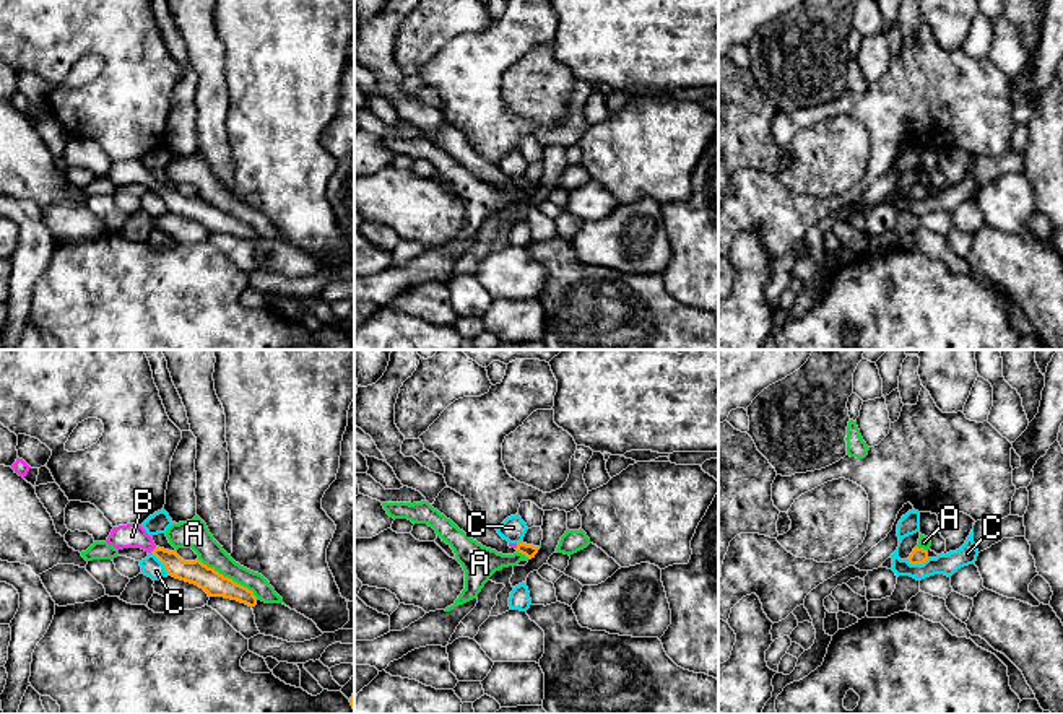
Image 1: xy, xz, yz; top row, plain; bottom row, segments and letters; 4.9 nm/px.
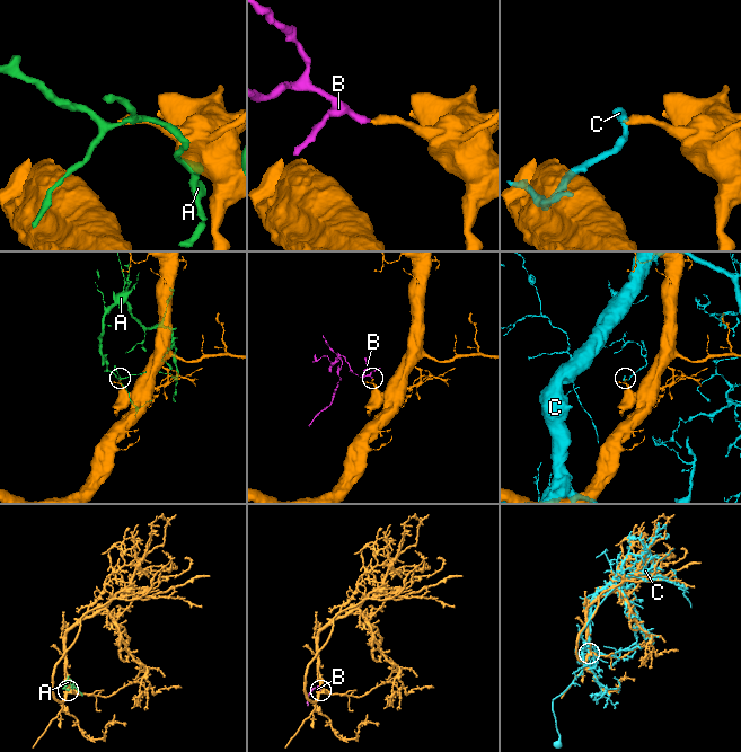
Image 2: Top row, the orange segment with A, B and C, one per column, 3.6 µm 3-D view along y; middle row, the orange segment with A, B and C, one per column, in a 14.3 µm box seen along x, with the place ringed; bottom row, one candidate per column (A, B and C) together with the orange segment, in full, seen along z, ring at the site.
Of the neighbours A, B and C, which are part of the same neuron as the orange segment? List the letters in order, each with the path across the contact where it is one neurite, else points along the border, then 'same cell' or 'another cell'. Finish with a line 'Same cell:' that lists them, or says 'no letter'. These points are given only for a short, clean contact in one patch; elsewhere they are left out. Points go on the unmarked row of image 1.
A: another cell
B: runs through xy (197, 208), (179, 205), (155, 184), (132, 171); same cell
C: another cell
Same cell: B

